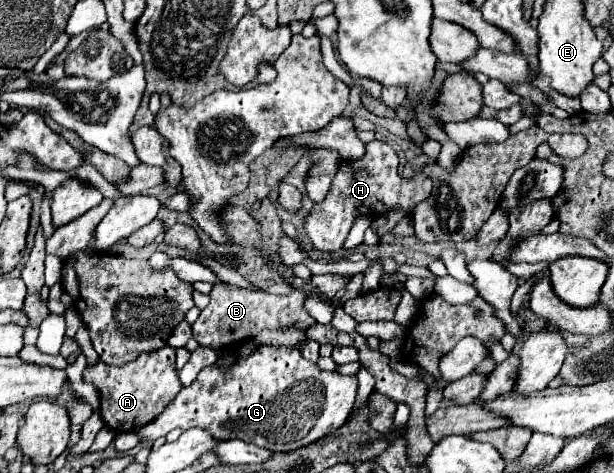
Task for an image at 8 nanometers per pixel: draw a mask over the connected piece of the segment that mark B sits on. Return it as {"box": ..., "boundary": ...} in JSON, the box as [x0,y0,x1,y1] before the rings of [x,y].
{"box":[192,285,316,347],"boundary":[[[214,285],[210,291],[210,303],[200,313],[196,323],[192,325],[192,335],[200,345],[210,347],[226,347],[232,343],[242,343],[252,339],[262,329],[278,329],[286,325],[300,325],[300,329],[307,330],[316,323],[303,307],[304,295],[296,295],[296,291],[288,295],[270,295],[264,291],[246,291],[236,289],[232,285]]]}

